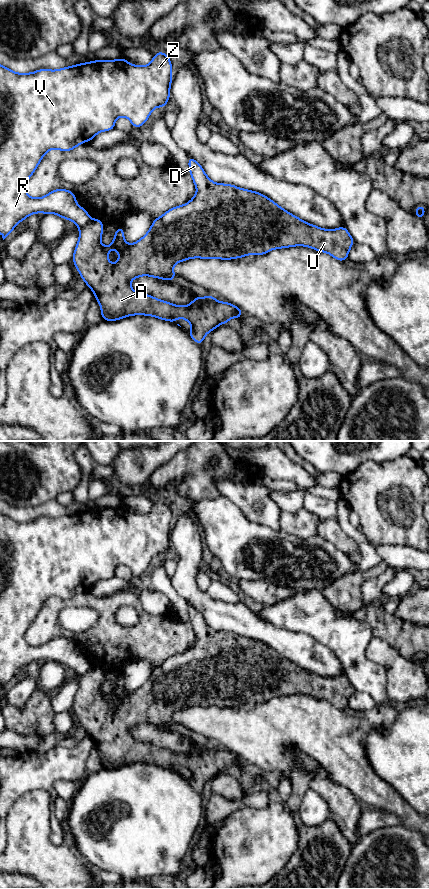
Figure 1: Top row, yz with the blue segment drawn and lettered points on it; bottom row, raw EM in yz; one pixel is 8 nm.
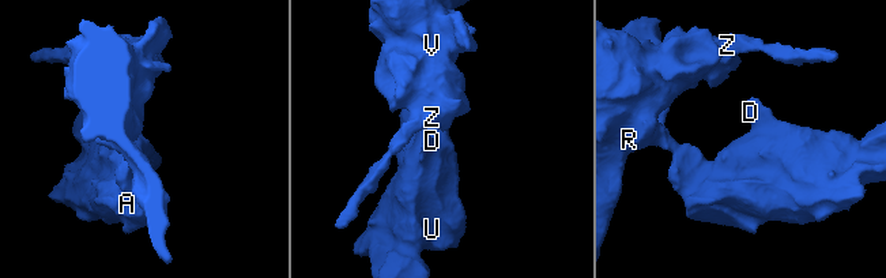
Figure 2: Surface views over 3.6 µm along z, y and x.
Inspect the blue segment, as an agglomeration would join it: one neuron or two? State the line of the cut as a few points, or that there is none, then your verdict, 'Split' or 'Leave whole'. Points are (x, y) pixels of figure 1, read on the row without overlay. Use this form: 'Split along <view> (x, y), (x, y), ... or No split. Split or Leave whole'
Split along yz (90, 667), (80, 676). Split

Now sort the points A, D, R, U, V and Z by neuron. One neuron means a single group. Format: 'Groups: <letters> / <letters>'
Groups: A D U / R V Z

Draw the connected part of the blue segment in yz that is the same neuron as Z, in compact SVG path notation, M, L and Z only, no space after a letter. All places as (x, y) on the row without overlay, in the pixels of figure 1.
M163 499L156 500L152 509L146 514L137 514L129 511L123 505L117 508L95 508L92 510L81 511L70 515L63 515L58 518L38 517L32 521L16 521L11 517L0 512L0 683L3 688L14 678L19 670L23 670L25 666L34 661L52 661L56 662L65 668L71 668L79 676L85 674L90 669L90 663L81 654L76 651L76 644L73 640L67 637L54 637L49 642L40 645L32 646L26 640L26 631L33 623L37 614L40 612L43 604L51 597L58 597L63 600L68 600L78 595L83 590L90 590L99 580L111 579L115 576L117 566L123 564L131 569L133 576L140 576L145 572L156 555L166 555L172 531L172 511L168 503Z

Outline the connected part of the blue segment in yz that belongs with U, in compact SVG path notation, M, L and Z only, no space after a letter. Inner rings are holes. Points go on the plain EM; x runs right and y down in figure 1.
M188 604L188 613L197 637L195 644L188 651L175 654L155 666L149 679L135 691L127 692L124 678L122 674L118 674L111 692L102 694L100 687L104 675L100 667L90 667L79 677L79 688L72 709L99 750L104 769L146 763L177 772L175 767L183 766L193 775L187 779L188 782L201 794L207 781L212 780L220 772L227 772L233 765L241 767L243 759L226 749L216 749L213 743L196 744L188 754L178 754L148 742L137 741L130 735L130 730L140 724L175 728L177 725L173 714L192 706L230 708L246 703L261 704L273 697L293 694L306 694L319 700L326 700L338 709L348 708L354 687L345 674L328 678L306 671L259 640L232 632L214 631L192 604ZM112 696L119 702L116 712L110 712L108 708Z

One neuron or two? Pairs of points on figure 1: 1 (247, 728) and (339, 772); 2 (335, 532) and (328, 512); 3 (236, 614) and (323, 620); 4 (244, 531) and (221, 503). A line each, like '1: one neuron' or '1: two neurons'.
1: one neuron
2: two neurons
3: two neurons
4: one neuron

